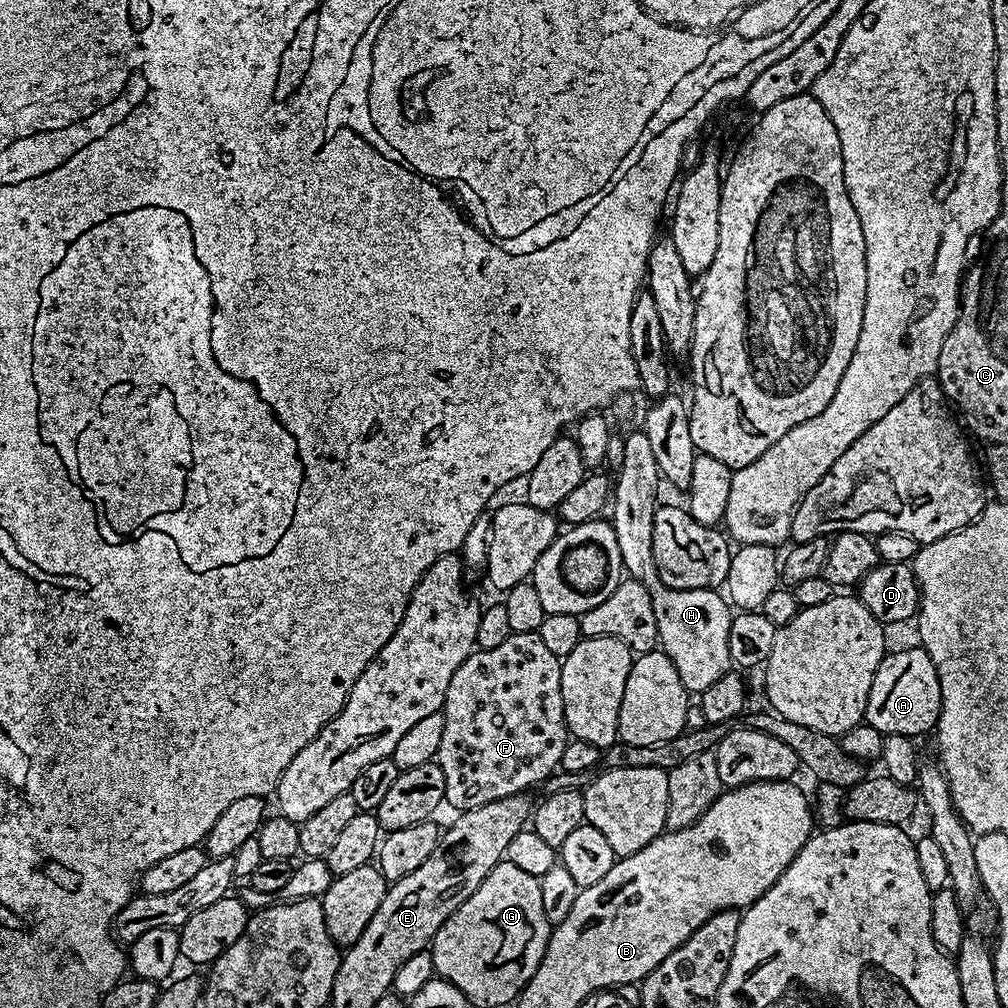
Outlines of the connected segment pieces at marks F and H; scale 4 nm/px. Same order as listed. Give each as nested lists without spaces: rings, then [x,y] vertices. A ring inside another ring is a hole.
[[[513,632],[511,636],[506,638],[506,642],[500,643],[498,646],[473,650],[466,658],[466,662],[462,662],[462,666],[458,666],[458,670],[454,670],[454,678],[450,678],[450,686],[446,690],[446,698],[444,699],[442,742],[438,742],[435,758],[436,765],[442,770],[442,775],[446,777],[444,799],[447,807],[459,810],[462,805],[469,804],[471,808],[477,808],[507,796],[527,793],[529,791],[527,788],[533,787],[532,789],[535,789],[543,784],[547,776],[551,776],[559,769],[562,750],[570,739],[568,723],[564,720],[564,707],[562,706],[562,670],[560,669],[562,660],[559,655],[556,657],[552,653],[551,646],[542,637],[540,632]]]
[[[642,430],[630,433],[623,446],[622,458],[620,460],[621,470],[614,480],[612,488],[612,503],[610,511],[610,523],[615,530],[618,539],[618,548],[622,553],[625,573],[636,581],[642,582],[650,593],[650,602],[653,603],[655,622],[658,625],[658,642],[661,651],[664,651],[678,670],[678,676],[682,684],[690,694],[704,692],[707,686],[722,678],[723,674],[731,671],[733,667],[729,650],[730,622],[734,612],[729,601],[717,590],[710,588],[672,588],[667,587],[661,575],[658,574],[657,563],[653,556],[653,524],[656,513],[657,498],[656,490],[661,478],[660,471],[654,457],[654,450],[651,449],[650,438]]]

